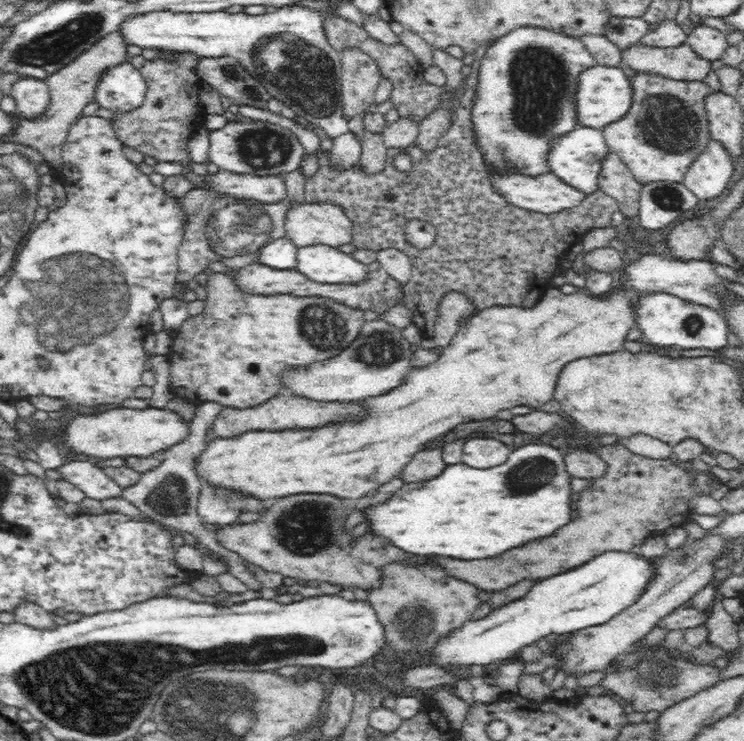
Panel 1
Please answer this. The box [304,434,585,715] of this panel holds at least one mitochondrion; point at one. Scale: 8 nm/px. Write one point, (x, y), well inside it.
(414, 625)

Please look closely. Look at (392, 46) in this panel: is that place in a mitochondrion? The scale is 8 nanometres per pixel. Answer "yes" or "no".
no

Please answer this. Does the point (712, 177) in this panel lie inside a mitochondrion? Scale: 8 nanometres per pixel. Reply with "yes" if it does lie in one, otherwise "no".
no

